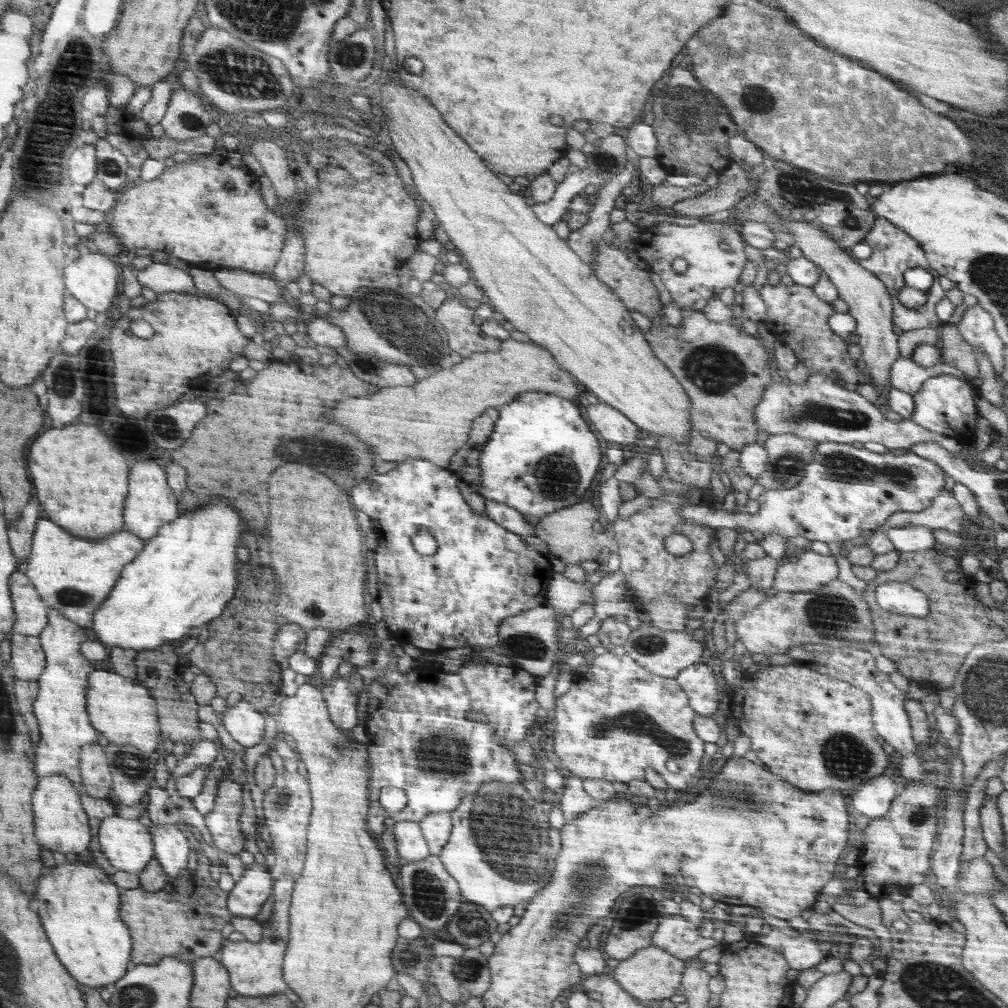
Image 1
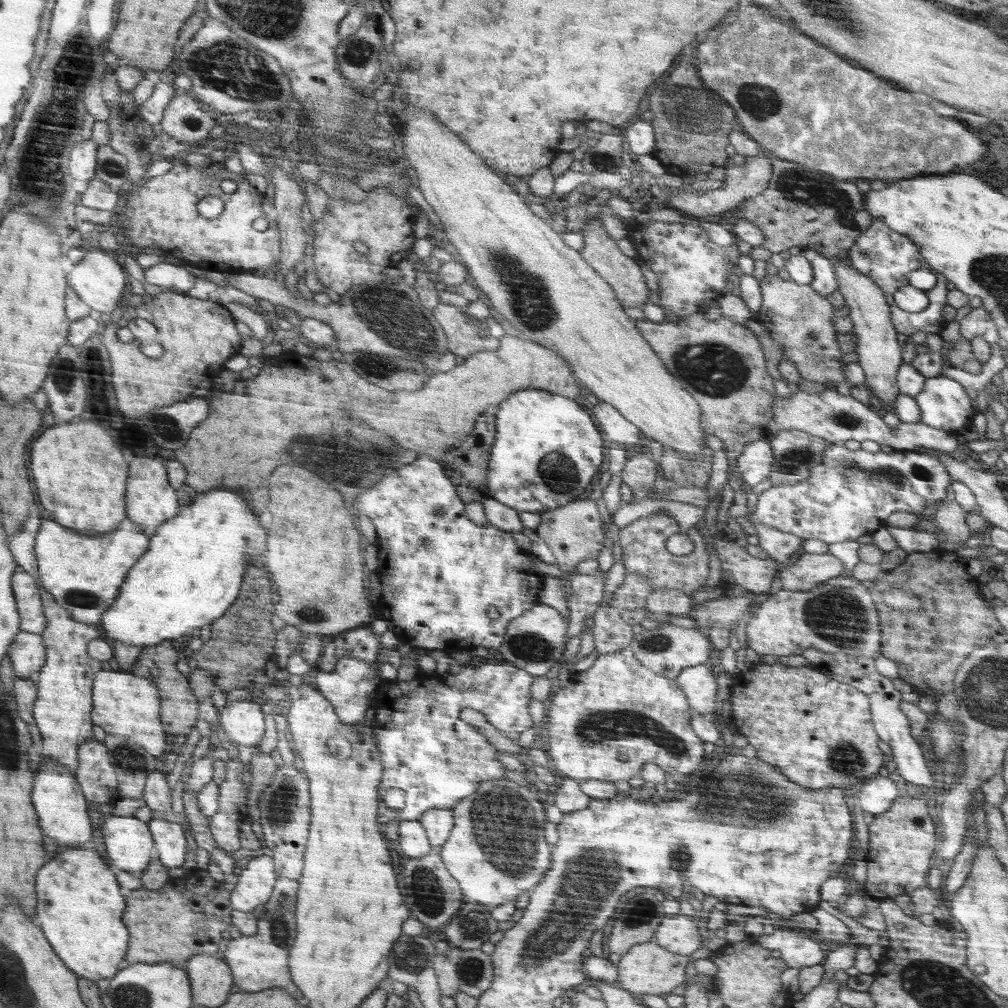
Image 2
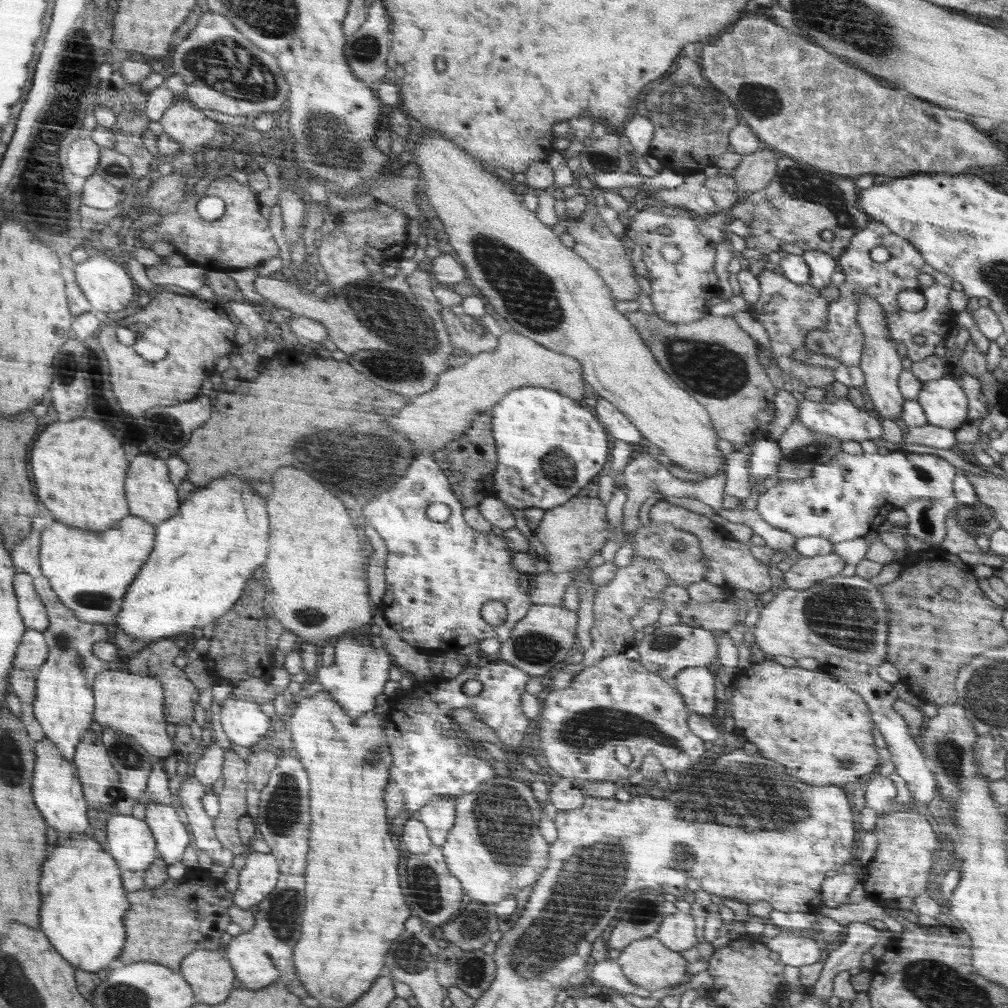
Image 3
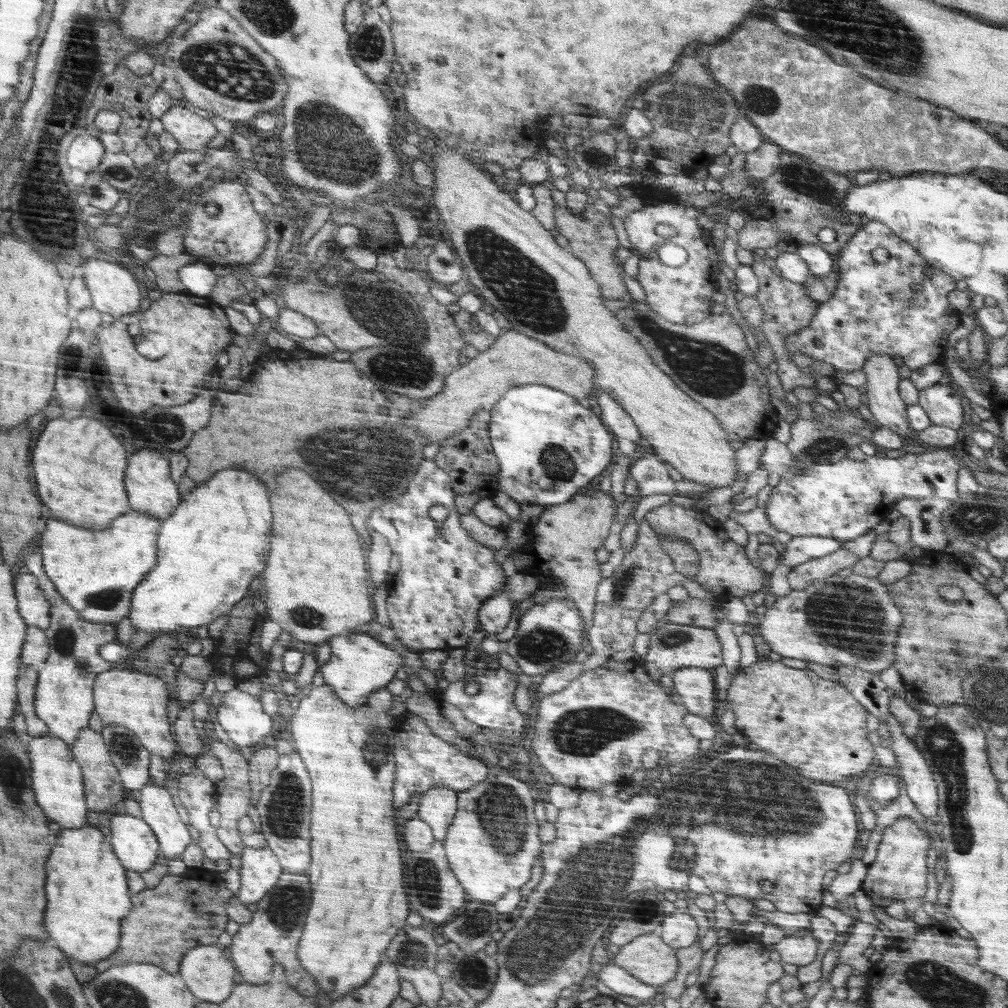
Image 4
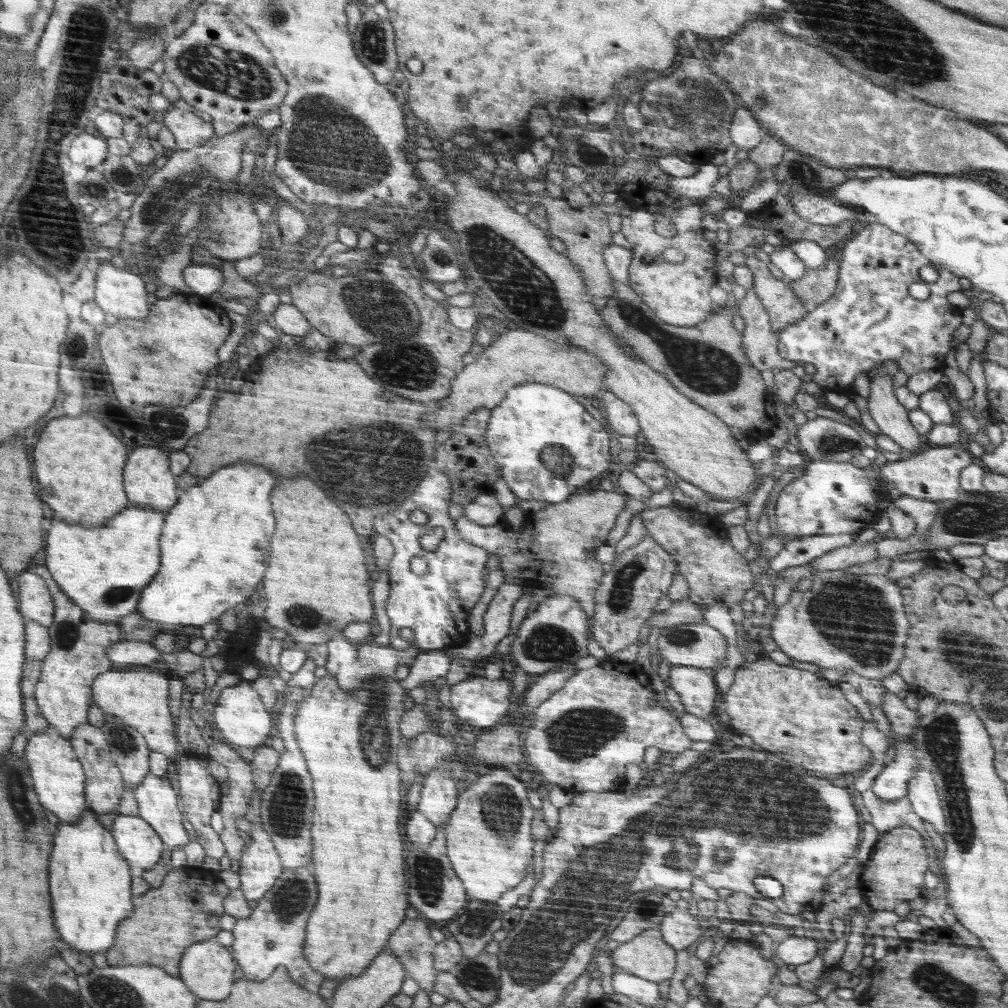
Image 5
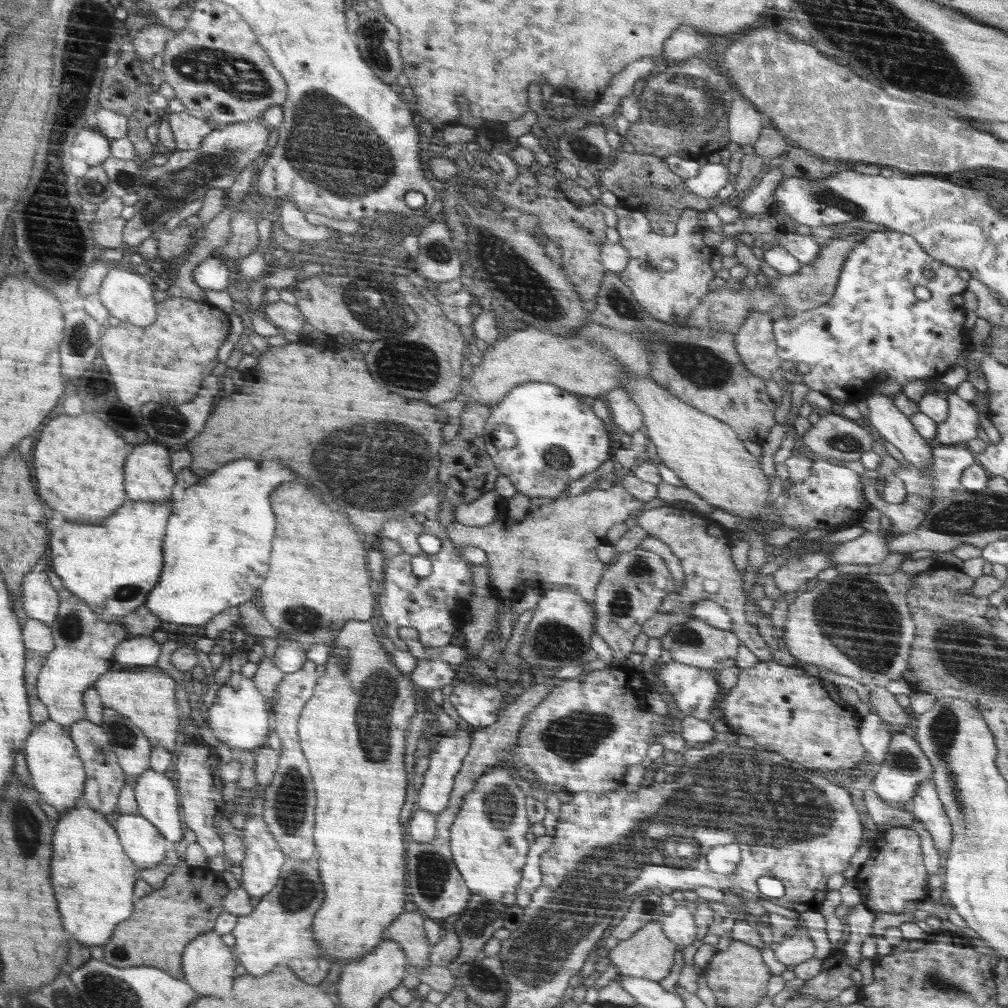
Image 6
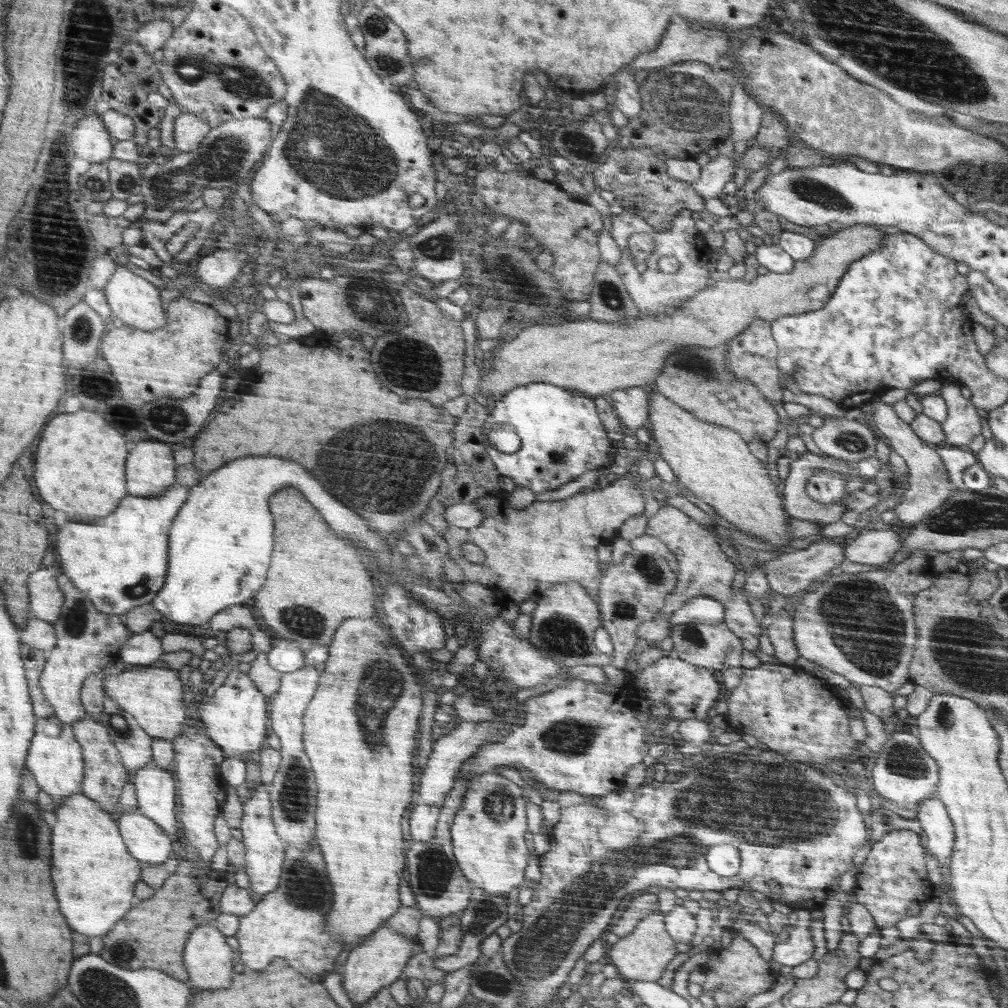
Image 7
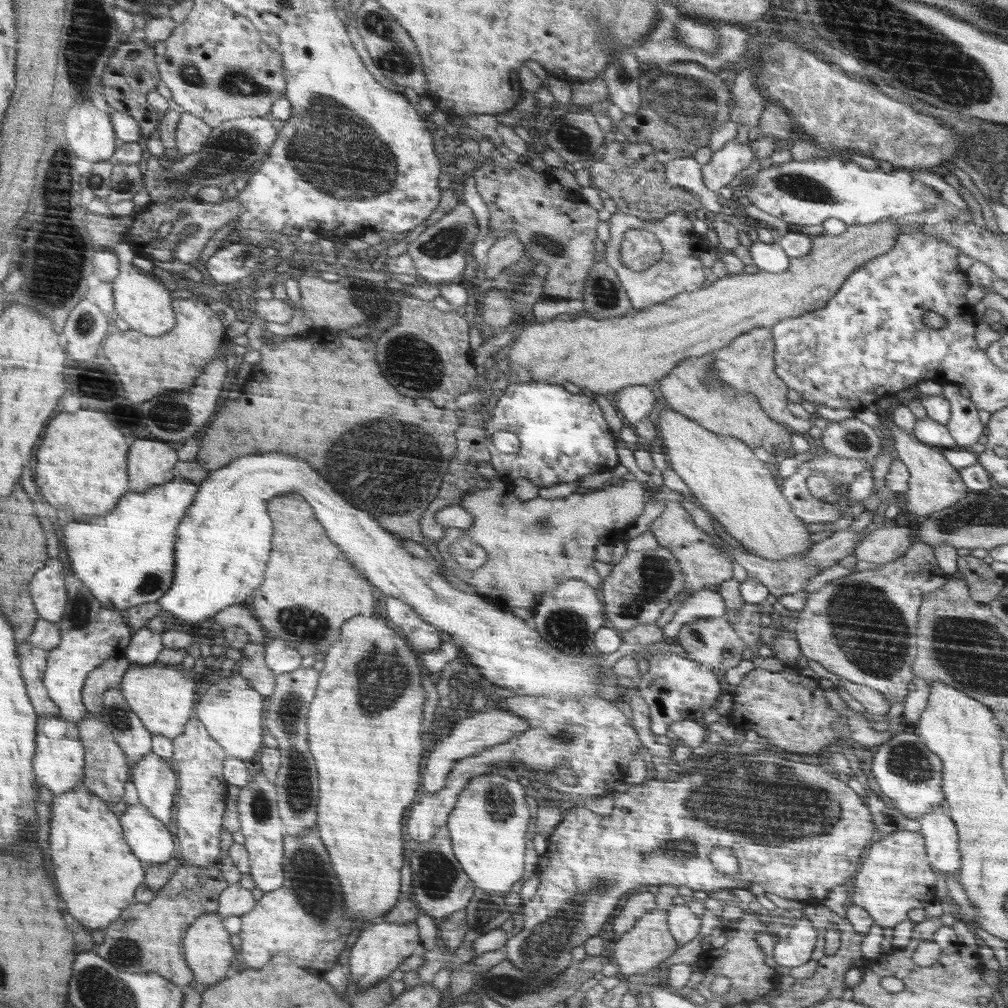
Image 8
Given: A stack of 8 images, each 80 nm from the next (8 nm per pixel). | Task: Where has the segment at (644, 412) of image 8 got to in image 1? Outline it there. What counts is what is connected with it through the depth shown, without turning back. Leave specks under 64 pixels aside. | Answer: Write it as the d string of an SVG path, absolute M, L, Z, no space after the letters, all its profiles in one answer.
M585 402L588 422L607 444L633 444L637 443L639 426L617 408L606 403L592 405Z

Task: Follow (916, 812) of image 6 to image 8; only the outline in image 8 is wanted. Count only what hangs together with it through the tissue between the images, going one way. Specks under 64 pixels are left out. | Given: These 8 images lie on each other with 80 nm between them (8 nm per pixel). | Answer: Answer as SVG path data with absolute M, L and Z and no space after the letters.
M946 805L939 808L940 810L925 814L919 819L922 824L919 833L927 840L928 858L931 858L932 868L942 873L942 879L953 876L954 880L958 880L961 856L958 852L957 826L947 813Z

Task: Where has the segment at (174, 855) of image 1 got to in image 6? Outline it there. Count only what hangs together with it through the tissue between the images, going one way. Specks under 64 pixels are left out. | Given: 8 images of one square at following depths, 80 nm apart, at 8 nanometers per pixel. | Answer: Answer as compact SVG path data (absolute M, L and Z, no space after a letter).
M146 770L136 778L135 799L138 812L155 823L164 839L172 842L182 840L182 822L178 816L176 788L164 773Z

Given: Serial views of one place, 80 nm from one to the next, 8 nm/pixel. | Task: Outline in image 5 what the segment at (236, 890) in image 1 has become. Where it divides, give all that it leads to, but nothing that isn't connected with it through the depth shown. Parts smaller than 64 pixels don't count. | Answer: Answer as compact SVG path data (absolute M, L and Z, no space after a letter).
M252 824L251 827L249 844L239 860L239 889L247 900L260 901L274 888L275 882L283 874L284 866L271 836L264 831L263 826Z

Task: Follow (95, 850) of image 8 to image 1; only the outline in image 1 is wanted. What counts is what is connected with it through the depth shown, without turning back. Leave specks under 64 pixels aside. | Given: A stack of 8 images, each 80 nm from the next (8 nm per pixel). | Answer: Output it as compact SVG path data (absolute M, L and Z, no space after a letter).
M82 854L69 855L68 863L45 870L39 880L36 905L62 962L80 984L97 989L115 985L127 974L132 964L128 960L132 938L118 916L120 896L115 883L102 867L81 861L78 855Z

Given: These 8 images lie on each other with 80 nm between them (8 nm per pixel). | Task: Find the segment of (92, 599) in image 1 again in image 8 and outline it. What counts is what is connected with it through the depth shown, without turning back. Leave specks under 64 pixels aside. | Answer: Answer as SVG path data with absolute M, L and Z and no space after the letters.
M173 478L144 492L130 490L123 494L124 502L120 502L120 506L112 510L112 514L96 516L88 521L76 520L76 524L70 524L64 530L64 541L68 546L67 554L70 556L72 571L85 582L104 607L112 606L116 610L126 610L147 602L156 603L171 590L177 528L188 513L188 507L195 502L197 492L198 486L183 478Z

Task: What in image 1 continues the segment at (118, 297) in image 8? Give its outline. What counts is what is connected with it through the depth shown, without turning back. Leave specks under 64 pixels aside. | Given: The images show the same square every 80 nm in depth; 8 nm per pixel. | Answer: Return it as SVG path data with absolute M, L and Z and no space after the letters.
M93 249L79 258L67 270L70 294L81 300L87 309L108 313L118 286L118 270L114 262Z

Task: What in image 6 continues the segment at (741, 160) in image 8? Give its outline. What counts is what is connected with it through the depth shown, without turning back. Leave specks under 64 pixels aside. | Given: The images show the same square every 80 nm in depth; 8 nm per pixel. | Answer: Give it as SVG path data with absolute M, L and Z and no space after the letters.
M707 162L699 167L698 174L685 179L687 191L693 192L705 199L717 200L717 193L727 183L729 171L724 164Z

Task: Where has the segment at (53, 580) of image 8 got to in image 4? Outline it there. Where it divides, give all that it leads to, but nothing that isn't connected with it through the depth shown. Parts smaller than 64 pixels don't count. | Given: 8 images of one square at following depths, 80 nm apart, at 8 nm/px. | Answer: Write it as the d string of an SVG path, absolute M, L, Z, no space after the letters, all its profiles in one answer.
M31 572L18 573L15 585L27 623L48 630L52 624L53 604L43 591L40 579Z

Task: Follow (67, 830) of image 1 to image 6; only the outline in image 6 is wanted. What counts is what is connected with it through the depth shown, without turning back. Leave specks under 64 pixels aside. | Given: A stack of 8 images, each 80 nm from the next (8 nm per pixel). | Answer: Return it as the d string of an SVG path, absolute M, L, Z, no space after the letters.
M48 720L46 724L40 724L36 728L36 734L32 734L27 741L24 752L27 763L30 764L29 771L32 770L36 788L44 794L46 802L54 806L61 814L75 809L79 800L84 796L84 770L86 769L80 757L77 744L60 722Z

